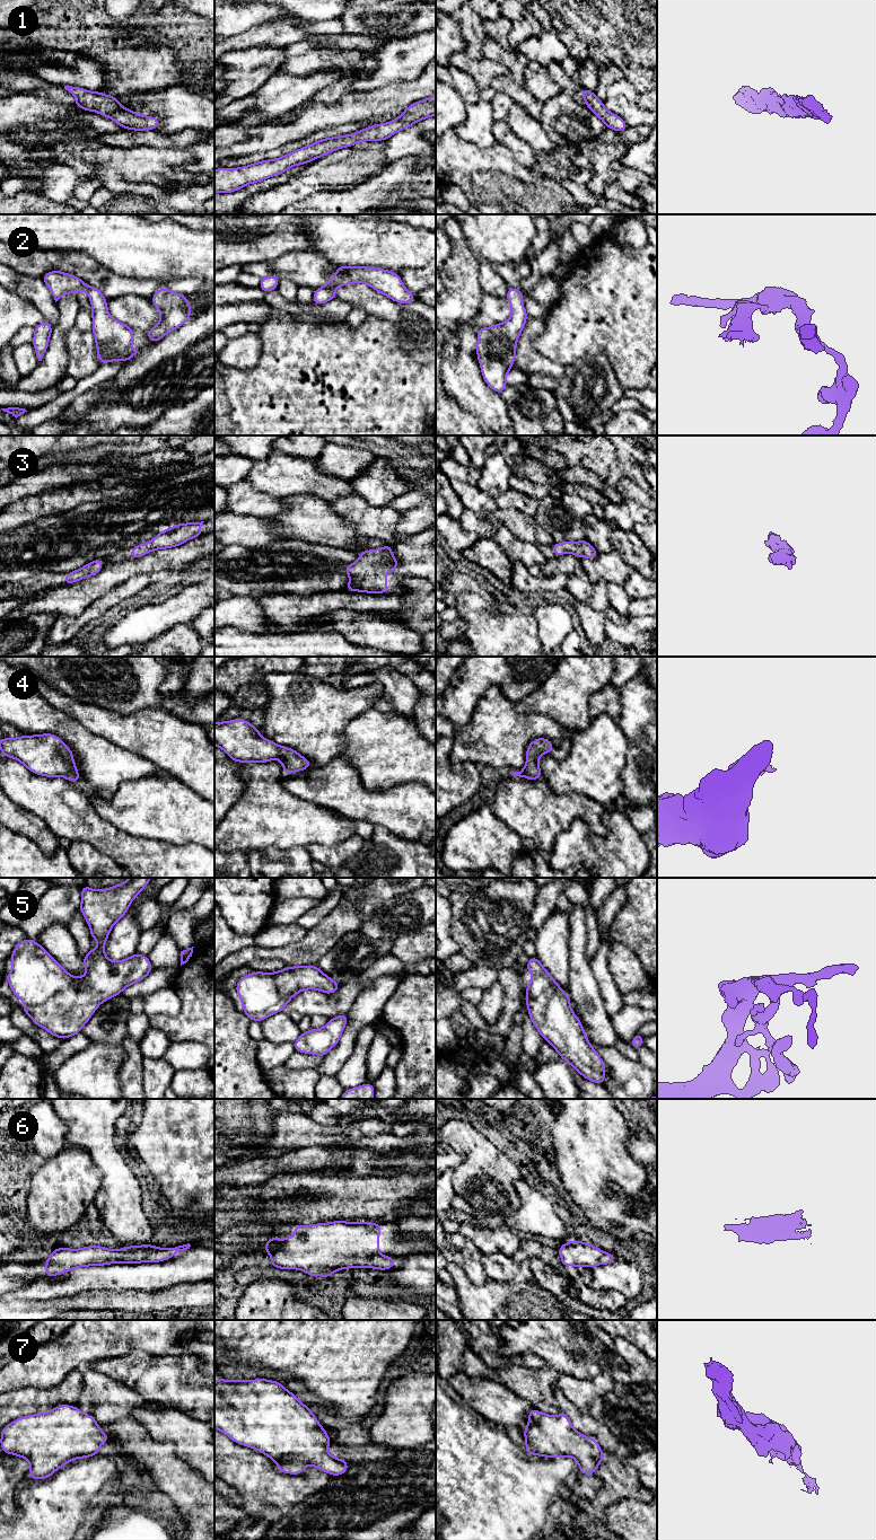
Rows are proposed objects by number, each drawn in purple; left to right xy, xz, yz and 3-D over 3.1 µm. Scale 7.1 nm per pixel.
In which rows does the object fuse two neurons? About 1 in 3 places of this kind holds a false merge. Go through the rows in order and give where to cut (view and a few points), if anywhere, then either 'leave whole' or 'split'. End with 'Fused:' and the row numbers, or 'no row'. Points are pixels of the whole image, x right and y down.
1: no cut | leave whole
2: no cut | leave whole
3: no cut | leave whole
4: no cut | leave whole
5: no cut | leave whole
6: no cut | leave whole
7: no cut | leave whole
Fused: no row

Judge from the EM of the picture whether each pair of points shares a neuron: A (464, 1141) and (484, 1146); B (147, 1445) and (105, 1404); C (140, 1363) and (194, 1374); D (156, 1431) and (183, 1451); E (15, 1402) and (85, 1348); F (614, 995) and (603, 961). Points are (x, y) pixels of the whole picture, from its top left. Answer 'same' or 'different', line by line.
A: same
B: different
C: same
D: same
E: different
F: same

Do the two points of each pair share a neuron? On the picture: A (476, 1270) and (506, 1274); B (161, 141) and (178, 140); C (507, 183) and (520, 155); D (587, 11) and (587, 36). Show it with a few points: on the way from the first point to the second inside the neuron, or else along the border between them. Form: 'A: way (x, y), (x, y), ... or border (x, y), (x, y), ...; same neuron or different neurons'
A: border (482, 1255), (482, 1267), (489, 1278); different neurons
B: way (166, 140), (174, 140); same neuron
C: border (498, 143), (506, 147), (518, 161), (530, 169); different neurons
D: way (592, 17), (592, 31); same neuron

